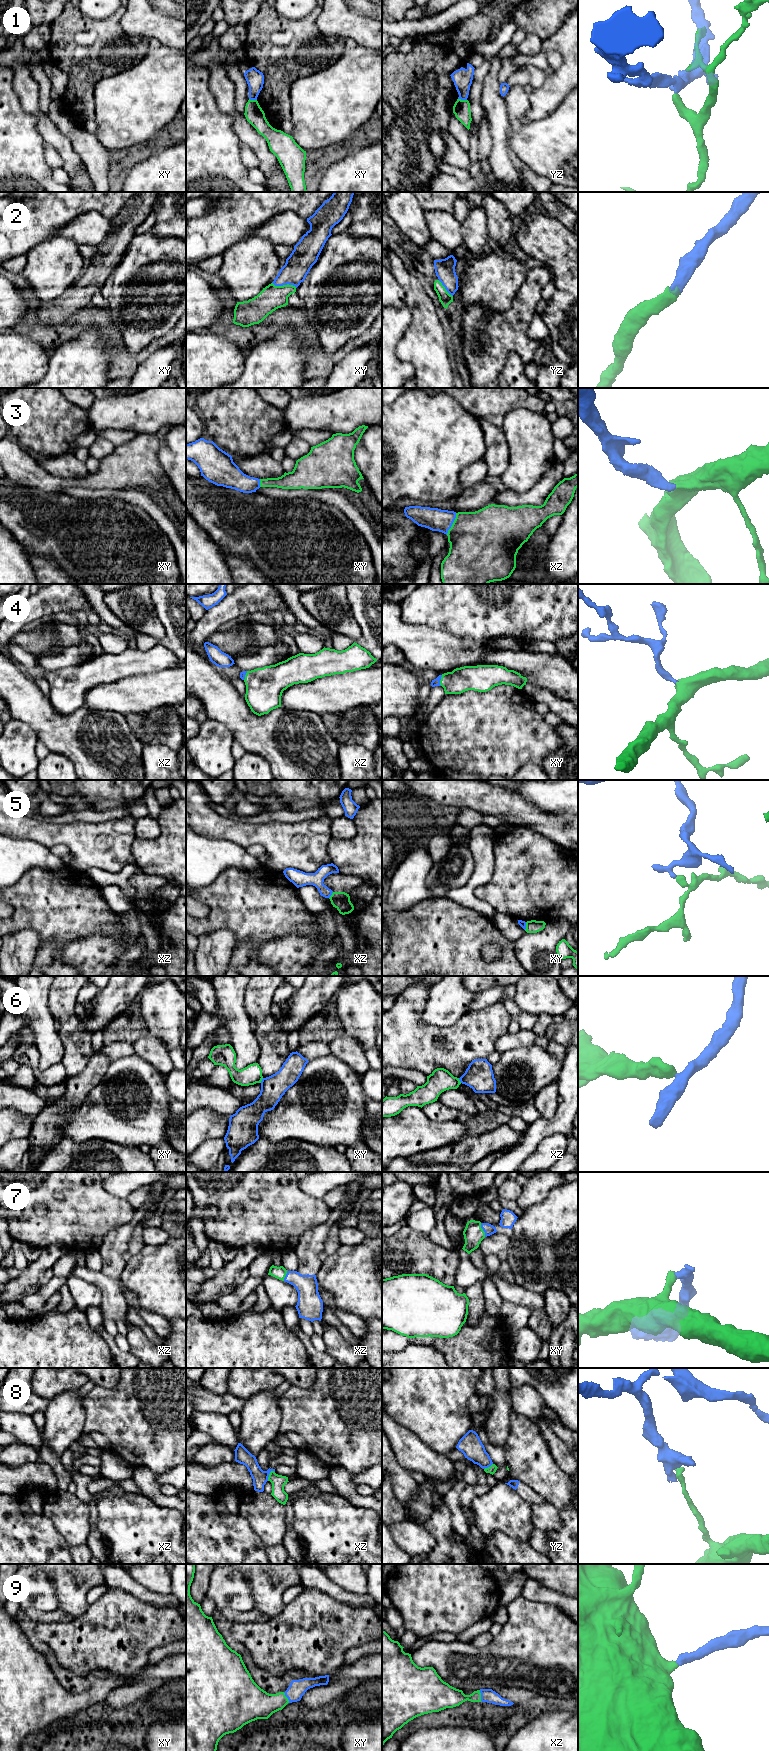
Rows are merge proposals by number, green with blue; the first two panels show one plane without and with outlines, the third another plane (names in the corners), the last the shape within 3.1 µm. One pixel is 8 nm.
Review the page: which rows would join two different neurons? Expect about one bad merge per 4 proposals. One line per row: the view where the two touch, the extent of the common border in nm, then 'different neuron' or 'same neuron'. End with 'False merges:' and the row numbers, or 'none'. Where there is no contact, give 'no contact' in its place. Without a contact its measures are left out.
1: yz | 70 nm | different neuron
2: xy | 200 nm | same neuron
3: xz | 190 nm | same neuron
4: xy | 90 nm | same neuron
5: xz | 70 nm | different neuron
6: xy | 50 nm | different neuron
7: xy | 120 nm | same neuron
8: xz | 100 nm | different neuron
9: xy | 100 nm | same neuron
False merges: 1, 5, 6, 8

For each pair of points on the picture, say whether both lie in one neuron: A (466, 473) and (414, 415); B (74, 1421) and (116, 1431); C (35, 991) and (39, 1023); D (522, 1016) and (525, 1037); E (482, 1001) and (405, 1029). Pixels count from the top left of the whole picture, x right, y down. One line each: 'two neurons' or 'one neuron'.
A: two neurons
B: two neurons
C: one neuron
D: two neurons
E: two neurons

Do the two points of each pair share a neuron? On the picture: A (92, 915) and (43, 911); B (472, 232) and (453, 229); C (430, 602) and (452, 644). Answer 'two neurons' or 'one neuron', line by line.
A: one neuron
B: two neurons
C: two neurons

